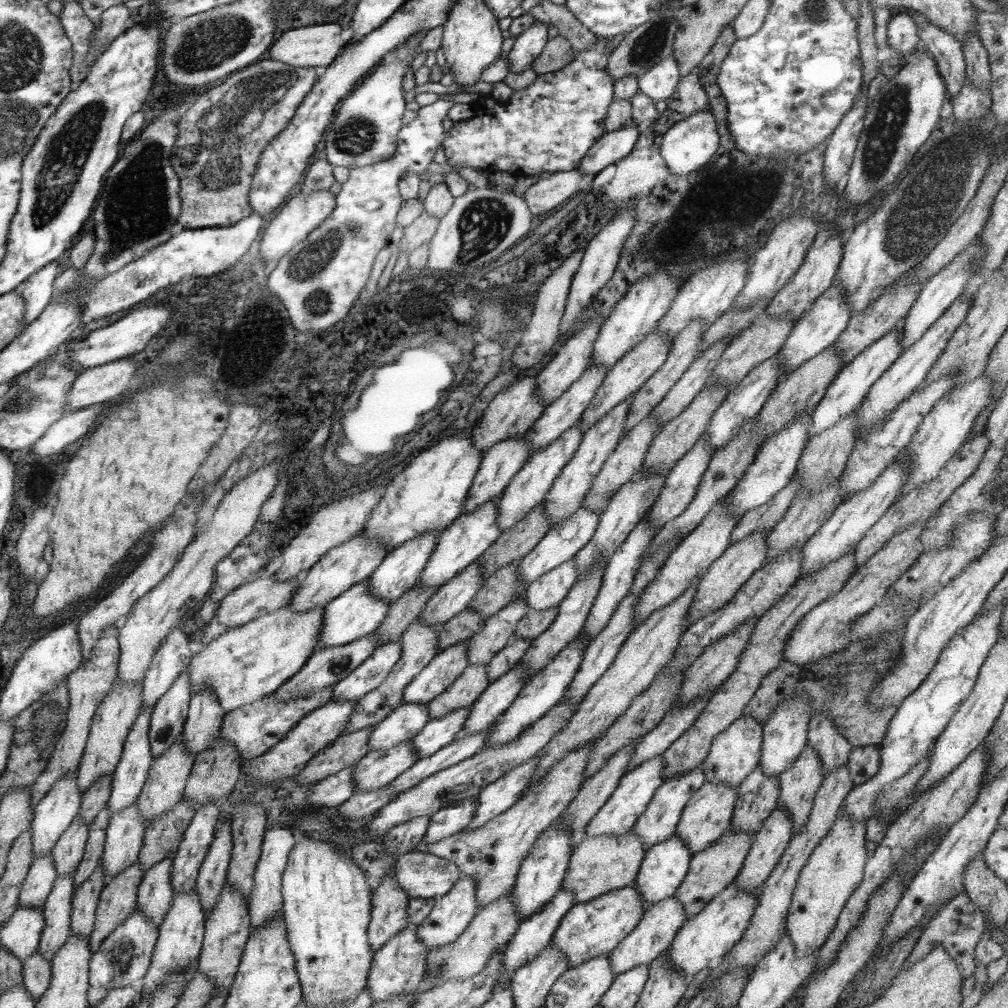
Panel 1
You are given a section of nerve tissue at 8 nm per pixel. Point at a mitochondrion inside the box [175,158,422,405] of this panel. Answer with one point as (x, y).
(309, 271)

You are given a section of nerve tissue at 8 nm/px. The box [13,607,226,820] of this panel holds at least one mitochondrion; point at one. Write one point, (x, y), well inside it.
(46, 726)

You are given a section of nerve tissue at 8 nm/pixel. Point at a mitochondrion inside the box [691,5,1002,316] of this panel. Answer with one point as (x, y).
(906, 233)

